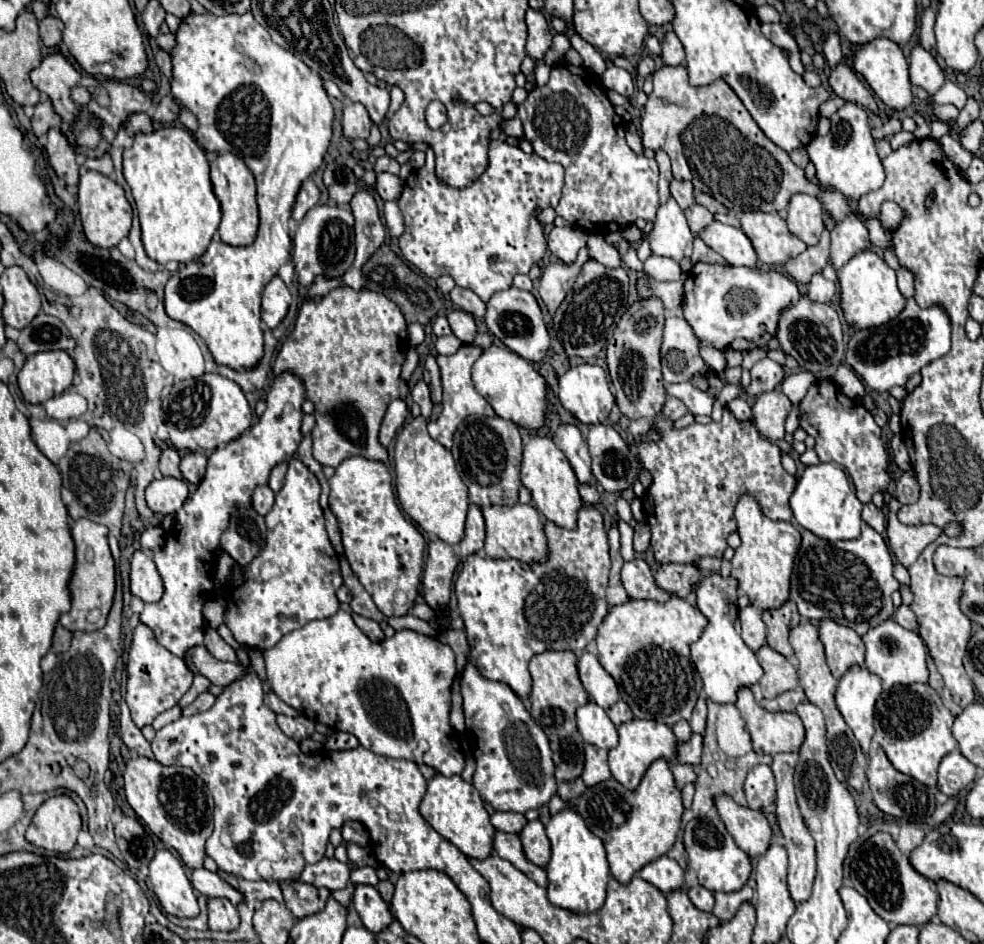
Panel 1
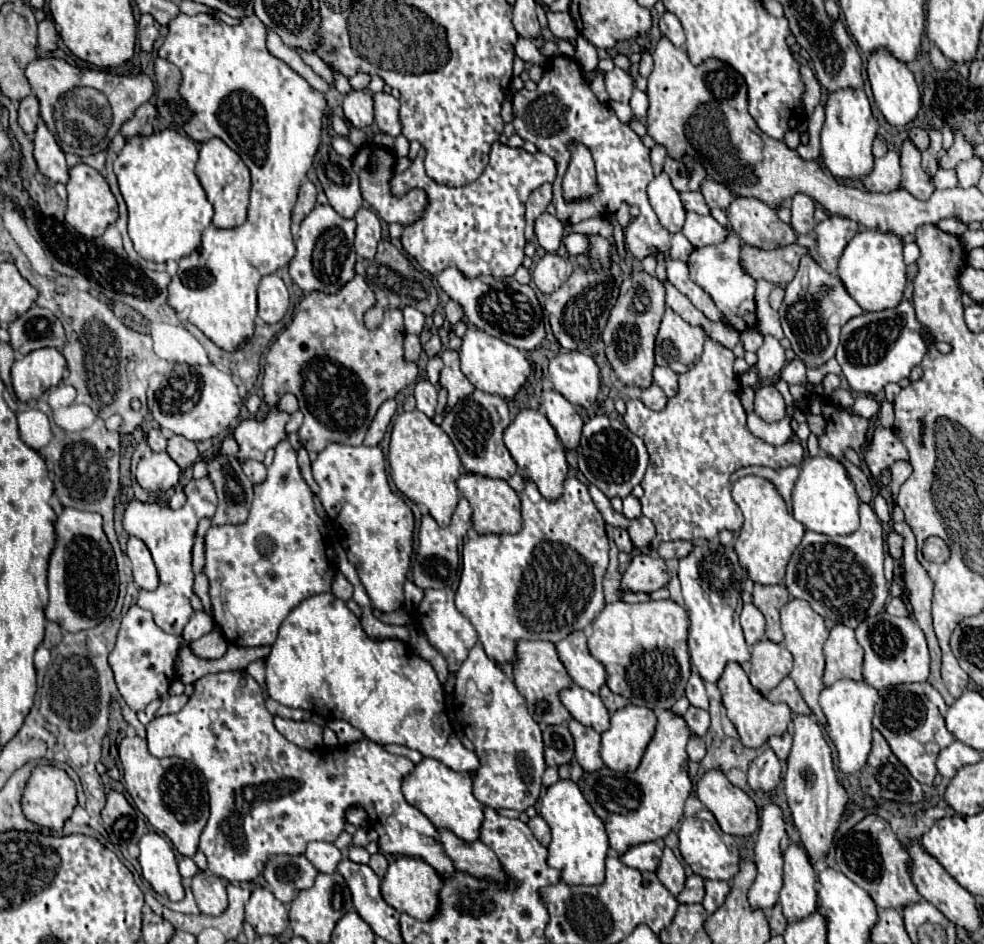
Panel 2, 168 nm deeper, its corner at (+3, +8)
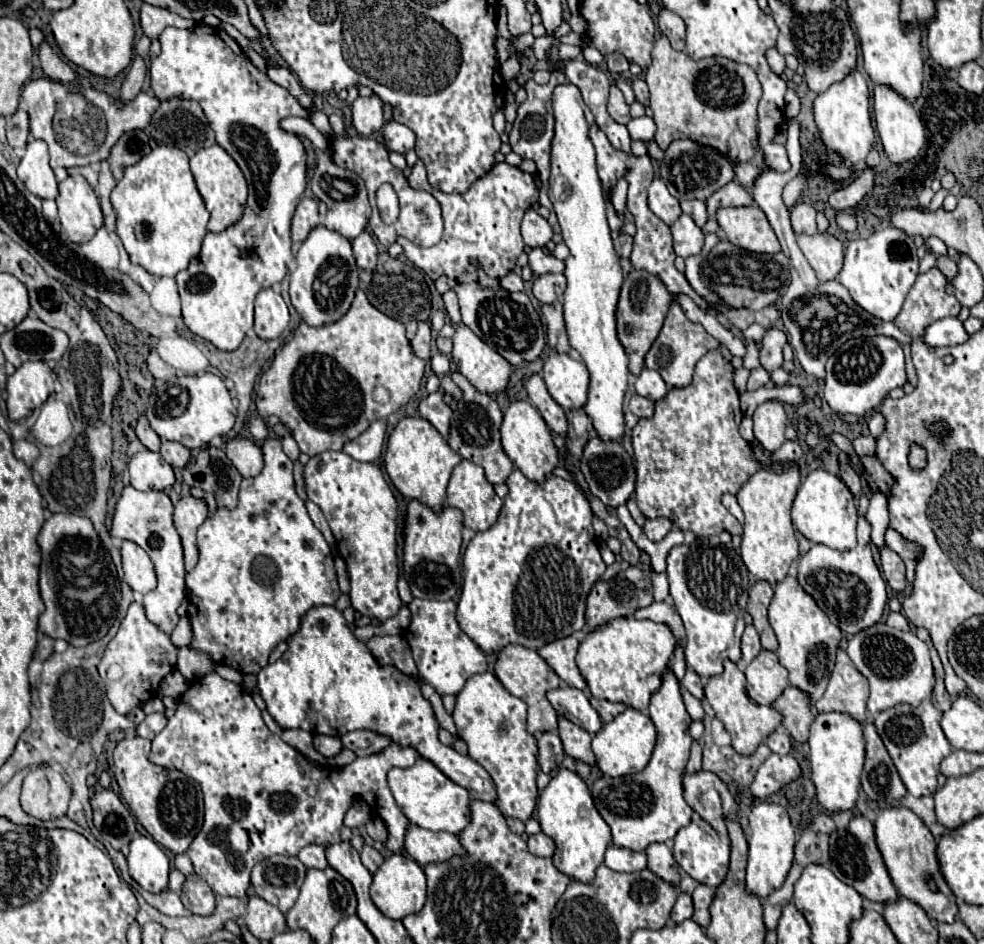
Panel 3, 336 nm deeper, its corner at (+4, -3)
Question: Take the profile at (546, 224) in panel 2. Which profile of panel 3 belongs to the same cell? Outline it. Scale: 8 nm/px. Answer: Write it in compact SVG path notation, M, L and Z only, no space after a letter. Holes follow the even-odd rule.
M529 209L521 223L521 235L525 239L525 245L537 249L537 247L545 247L553 239L553 229L547 223L547 219L537 215L535 209Z

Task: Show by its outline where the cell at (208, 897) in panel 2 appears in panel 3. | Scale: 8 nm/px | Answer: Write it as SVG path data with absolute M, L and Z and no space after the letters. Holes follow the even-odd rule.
M189 875L181 893L183 905L195 915L211 915L215 911L215 893L197 875Z

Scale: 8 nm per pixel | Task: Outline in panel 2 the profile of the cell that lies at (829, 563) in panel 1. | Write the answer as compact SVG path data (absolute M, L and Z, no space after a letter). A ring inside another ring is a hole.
M864 502L860 504L859 519L858 530L850 536L826 536L826 534L806 530L802 542L796 546L790 558L786 578L784 578L784 584L794 598L808 600L810 606L828 622L846 624L848 628L856 628L862 620L876 616L880 610L884 610L890 596L886 586L886 576L884 576L884 542L882 542L880 520L874 514L872 506Z

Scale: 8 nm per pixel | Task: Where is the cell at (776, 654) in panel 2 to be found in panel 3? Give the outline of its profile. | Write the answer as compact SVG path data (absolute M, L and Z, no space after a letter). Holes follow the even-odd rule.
M761 651L747 667L747 693L759 705L771 705L789 685L787 669L779 663L773 651Z

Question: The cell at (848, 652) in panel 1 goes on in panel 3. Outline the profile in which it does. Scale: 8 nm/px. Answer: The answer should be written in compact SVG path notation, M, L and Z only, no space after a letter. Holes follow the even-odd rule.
M837 649L835 669L831 673L831 681L823 693L823 697L815 703L817 711L845 711L851 713L857 721L867 719L867 703L869 685L867 679L859 673L855 663L849 659L845 649Z

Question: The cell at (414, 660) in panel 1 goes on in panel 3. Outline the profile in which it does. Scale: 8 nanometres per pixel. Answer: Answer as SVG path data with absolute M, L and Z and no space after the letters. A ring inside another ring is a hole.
M331 605L311 607L303 615L299 631L287 639L287 651L283 653L283 657L259 671L259 691L267 703L267 711L283 729L301 727L311 733L325 733L325 735L341 735L355 729L369 729L377 735L389 737L391 743L397 743L401 747L413 747L419 753L419 757L429 759L451 781L465 787L473 799L491 801L491 803L495 801L495 783L489 777L489 773L479 763L475 763L469 755L461 755L453 747L447 747L439 741L437 735L439 723L431 703L421 693L419 681L415 677L401 673L393 665L379 665L369 653L367 645L361 643L347 627L341 611L337 611ZM479 779L483 779L487 787L485 791L473 789L473 785L477 785Z

